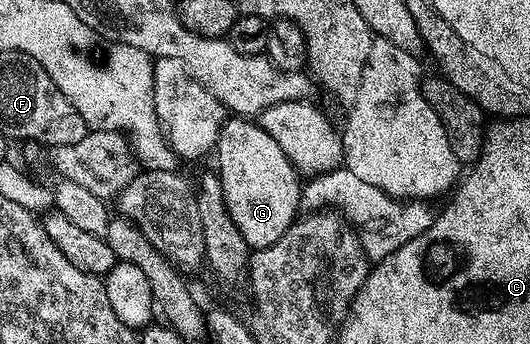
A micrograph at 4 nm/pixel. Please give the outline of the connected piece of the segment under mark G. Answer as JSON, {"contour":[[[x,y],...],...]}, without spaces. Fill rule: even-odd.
{"contour":[[[230,118],[222,125],[216,153],[218,152],[218,165],[216,171],[222,180],[222,189],[228,210],[232,214],[232,222],[244,234],[244,242],[252,250],[272,246],[283,234],[294,225],[294,221],[300,216],[300,198],[302,197],[303,181],[300,174],[288,162],[288,154],[280,150],[280,142],[272,138],[262,129],[262,125],[250,118]]]}

